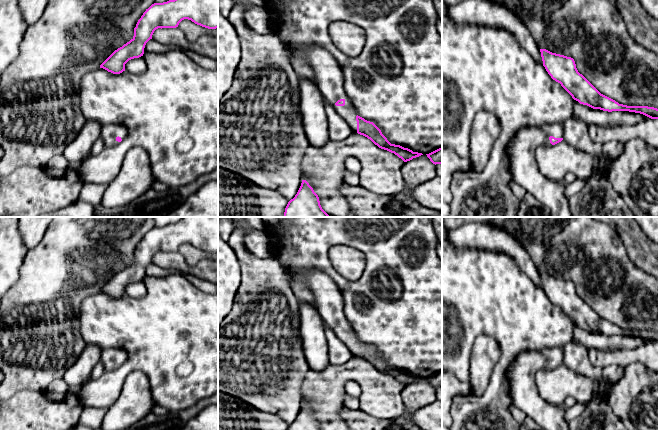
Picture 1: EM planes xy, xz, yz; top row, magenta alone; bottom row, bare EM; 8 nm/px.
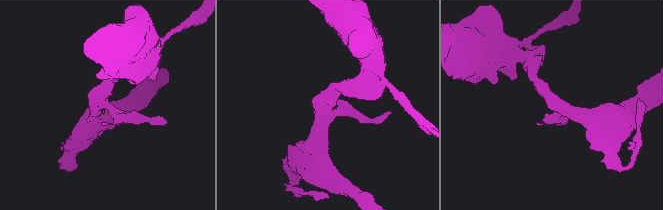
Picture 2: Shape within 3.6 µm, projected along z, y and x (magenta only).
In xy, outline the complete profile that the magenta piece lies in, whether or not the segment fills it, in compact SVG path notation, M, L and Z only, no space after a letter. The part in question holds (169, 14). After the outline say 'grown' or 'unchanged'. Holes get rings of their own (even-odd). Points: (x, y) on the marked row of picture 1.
M169 0L152 4L138 20L133 38L115 50L100 68L113 74L122 73L129 60L143 56L145 45L156 29L176 28L184 19L208 29L218 28L218 0Z | unchanged

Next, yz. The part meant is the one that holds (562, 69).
M540 49L543 66L553 80L578 101L603 111L629 111L658 119L658 109L648 106L627 106L601 94L576 68L573 58Z | unchanged

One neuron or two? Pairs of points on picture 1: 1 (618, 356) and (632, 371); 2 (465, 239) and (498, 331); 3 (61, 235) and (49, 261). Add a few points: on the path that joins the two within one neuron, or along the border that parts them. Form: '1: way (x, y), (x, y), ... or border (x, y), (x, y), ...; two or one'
1: border (631, 362), (625, 367); two
2: border (452, 243), (456, 246), (467, 246), (491, 251); two
3: way (61, 241), (61, 249), (55, 255); one

